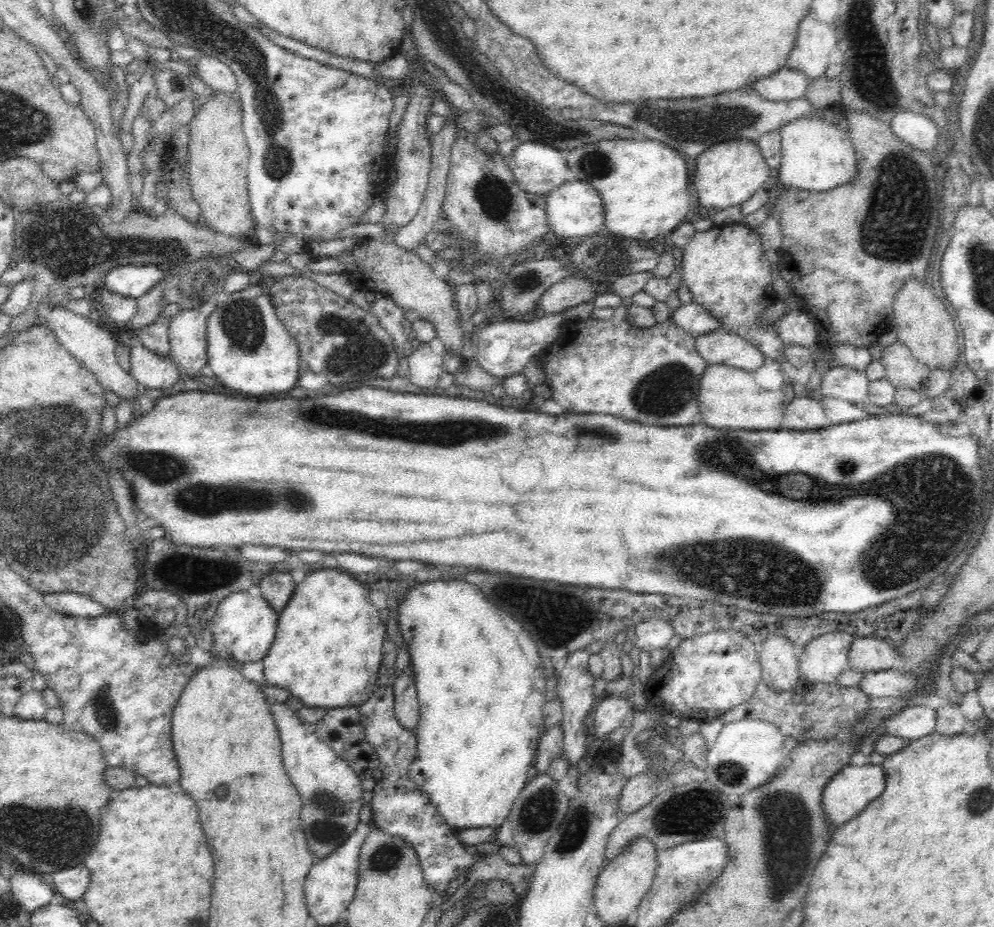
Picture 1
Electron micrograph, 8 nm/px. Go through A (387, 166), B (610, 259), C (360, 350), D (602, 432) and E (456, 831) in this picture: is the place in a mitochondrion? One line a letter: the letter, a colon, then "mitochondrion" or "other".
A: other
B: mitochondrion
C: mitochondrion
D: mitochondrion
E: other

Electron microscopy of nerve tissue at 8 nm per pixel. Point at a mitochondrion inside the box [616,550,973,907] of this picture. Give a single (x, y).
(786, 833)

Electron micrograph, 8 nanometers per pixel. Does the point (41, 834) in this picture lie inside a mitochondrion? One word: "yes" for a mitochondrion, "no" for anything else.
yes

